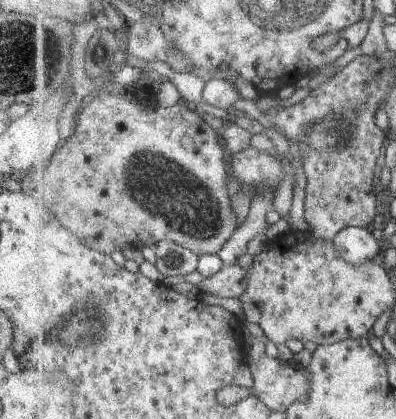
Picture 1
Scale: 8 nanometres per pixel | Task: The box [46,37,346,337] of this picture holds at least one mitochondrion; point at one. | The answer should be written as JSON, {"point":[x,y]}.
{"point":[162,185]}

